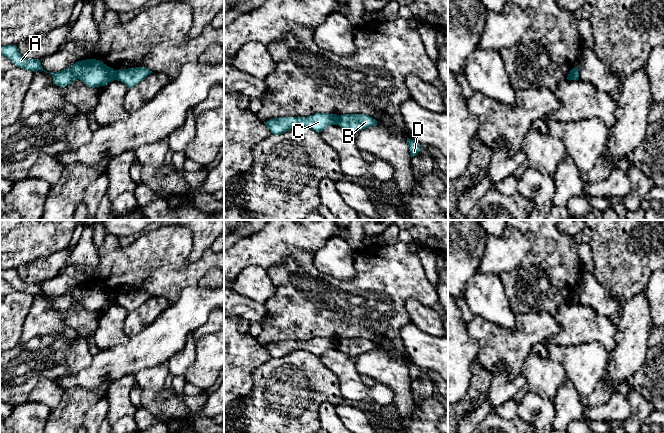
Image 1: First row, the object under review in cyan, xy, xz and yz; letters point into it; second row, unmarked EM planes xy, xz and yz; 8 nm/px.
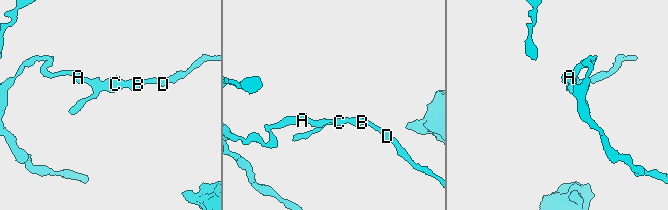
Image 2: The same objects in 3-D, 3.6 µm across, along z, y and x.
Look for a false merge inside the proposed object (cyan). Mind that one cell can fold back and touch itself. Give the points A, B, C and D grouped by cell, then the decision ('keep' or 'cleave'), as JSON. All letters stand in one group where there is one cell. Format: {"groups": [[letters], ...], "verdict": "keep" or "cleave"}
{"groups": [["A", "C"], ["B", "D"]], "verdict": "cleave"}

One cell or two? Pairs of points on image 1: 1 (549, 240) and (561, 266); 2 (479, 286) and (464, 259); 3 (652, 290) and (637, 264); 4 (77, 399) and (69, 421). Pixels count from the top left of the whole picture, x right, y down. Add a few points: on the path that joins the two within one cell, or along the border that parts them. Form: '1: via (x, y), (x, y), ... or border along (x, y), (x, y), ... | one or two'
1: via (549, 246), (560, 260) | one
2: border along (475, 272), (467, 281), (466, 292), (463, 296) | two
3: border along (653, 272), (647, 286), (643, 290) | two
4: via (74, 404), (69, 416) | one

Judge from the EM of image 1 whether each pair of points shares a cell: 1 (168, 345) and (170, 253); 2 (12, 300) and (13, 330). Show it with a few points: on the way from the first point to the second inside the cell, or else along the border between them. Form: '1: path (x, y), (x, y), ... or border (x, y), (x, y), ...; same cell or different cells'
1: border (187, 285), (172, 304); different cells
2: path (12, 307), (13, 323); same cell

